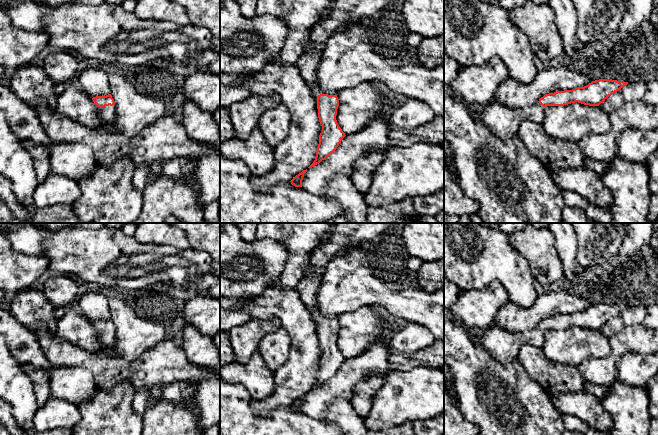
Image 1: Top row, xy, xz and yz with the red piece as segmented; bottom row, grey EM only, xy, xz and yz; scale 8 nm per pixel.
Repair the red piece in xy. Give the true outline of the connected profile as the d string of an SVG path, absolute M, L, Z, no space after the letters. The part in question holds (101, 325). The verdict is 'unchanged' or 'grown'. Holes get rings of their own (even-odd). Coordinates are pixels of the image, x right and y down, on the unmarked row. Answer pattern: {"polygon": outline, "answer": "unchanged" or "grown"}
{"polygon": "M112 319L96 320L92 322L94 328L96 328L96 339L101 346L112 346L115 344L115 325Z", "answer": "grown"}

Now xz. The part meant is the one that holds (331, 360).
{"polygon": "M309 269L305 277L295 288L300 299L317 320L318 342L322 350L319 359L319 368L314 386L308 391L312 392L325 384L341 367L346 360L337 347L336 339L339 330L337 318L322 318L317 306L317 293L323 278L324 271L319 269Z", "answer": "grown"}

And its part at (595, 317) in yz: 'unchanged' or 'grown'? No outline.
grown

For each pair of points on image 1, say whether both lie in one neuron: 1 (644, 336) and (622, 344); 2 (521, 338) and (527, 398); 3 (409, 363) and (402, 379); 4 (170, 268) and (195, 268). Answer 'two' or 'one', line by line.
1: one
2: two
3: two
4: one

